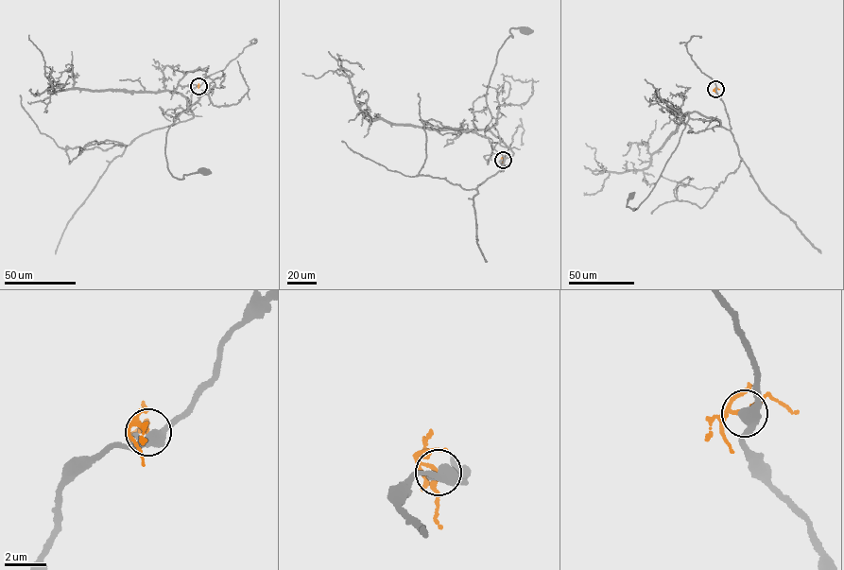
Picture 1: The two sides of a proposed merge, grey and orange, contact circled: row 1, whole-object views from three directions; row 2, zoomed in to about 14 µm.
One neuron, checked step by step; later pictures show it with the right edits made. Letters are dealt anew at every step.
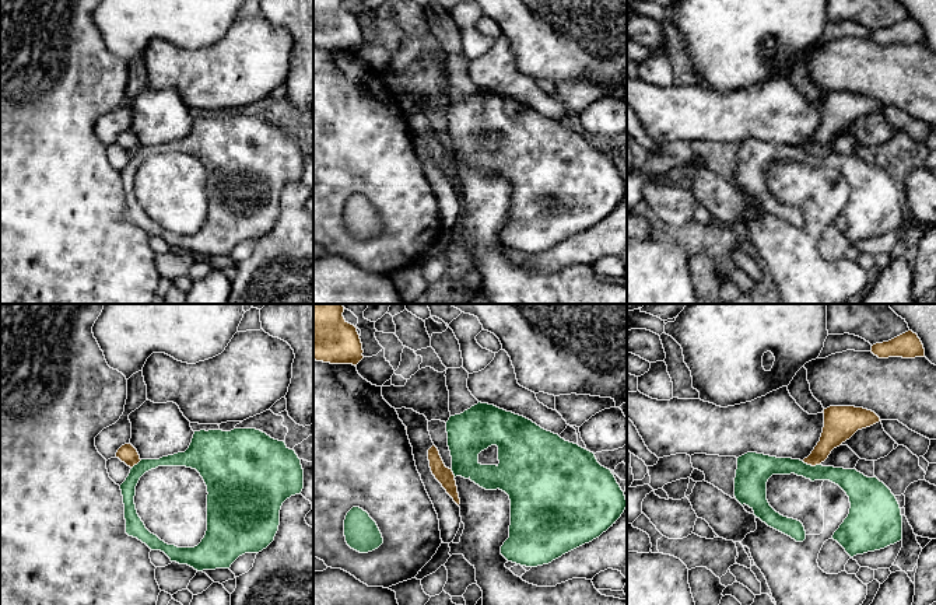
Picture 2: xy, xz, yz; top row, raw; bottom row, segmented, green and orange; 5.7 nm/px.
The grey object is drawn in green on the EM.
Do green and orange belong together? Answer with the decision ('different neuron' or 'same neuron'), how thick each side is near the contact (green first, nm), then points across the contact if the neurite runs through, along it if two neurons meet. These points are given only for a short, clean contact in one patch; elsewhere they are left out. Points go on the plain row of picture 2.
different neuron; calibres 140 and 150 nm; border yz (802, 147), (819, 151)

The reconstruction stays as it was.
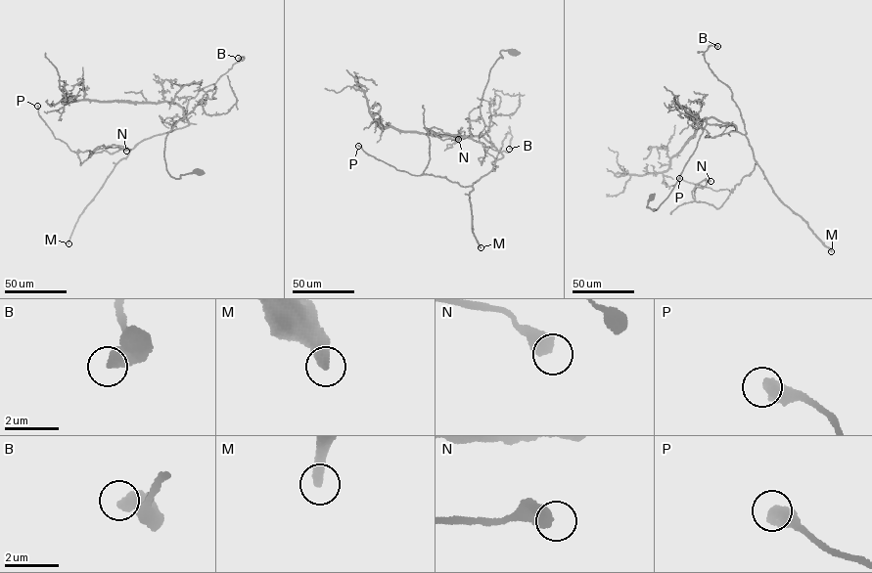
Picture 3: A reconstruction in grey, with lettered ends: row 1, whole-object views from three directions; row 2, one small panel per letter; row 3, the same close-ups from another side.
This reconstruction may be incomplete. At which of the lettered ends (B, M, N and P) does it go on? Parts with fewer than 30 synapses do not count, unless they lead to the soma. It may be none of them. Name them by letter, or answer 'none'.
M

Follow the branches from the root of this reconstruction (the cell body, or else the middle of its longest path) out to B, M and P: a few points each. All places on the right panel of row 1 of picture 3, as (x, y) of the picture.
B: (652, 197), (654, 211), (707, 123), (746, 133), (731, 90), (705, 61), (717, 46)
M: (652, 197), (647, 206), (654, 211), (673, 189), (706, 125), (732, 123), (746, 136), (774, 193), (831, 251)
P: (652, 197), (647, 206), (654, 211), (673, 189), (707, 123), (735, 124), (757, 162), (732, 193), (679, 178)

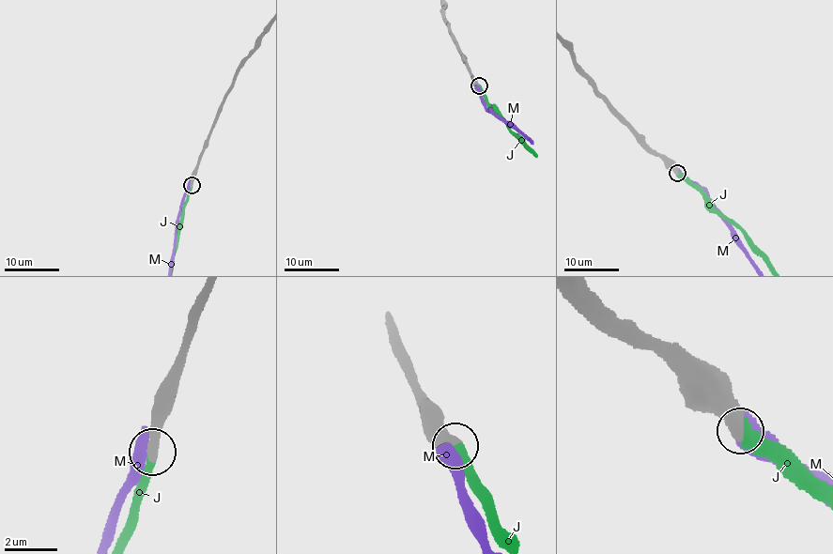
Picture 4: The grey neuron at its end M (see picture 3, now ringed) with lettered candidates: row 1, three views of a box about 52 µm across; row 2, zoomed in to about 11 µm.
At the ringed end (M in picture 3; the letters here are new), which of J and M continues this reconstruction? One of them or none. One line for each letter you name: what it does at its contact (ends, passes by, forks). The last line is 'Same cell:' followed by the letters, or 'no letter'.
J: it ends there
Same cell: J

